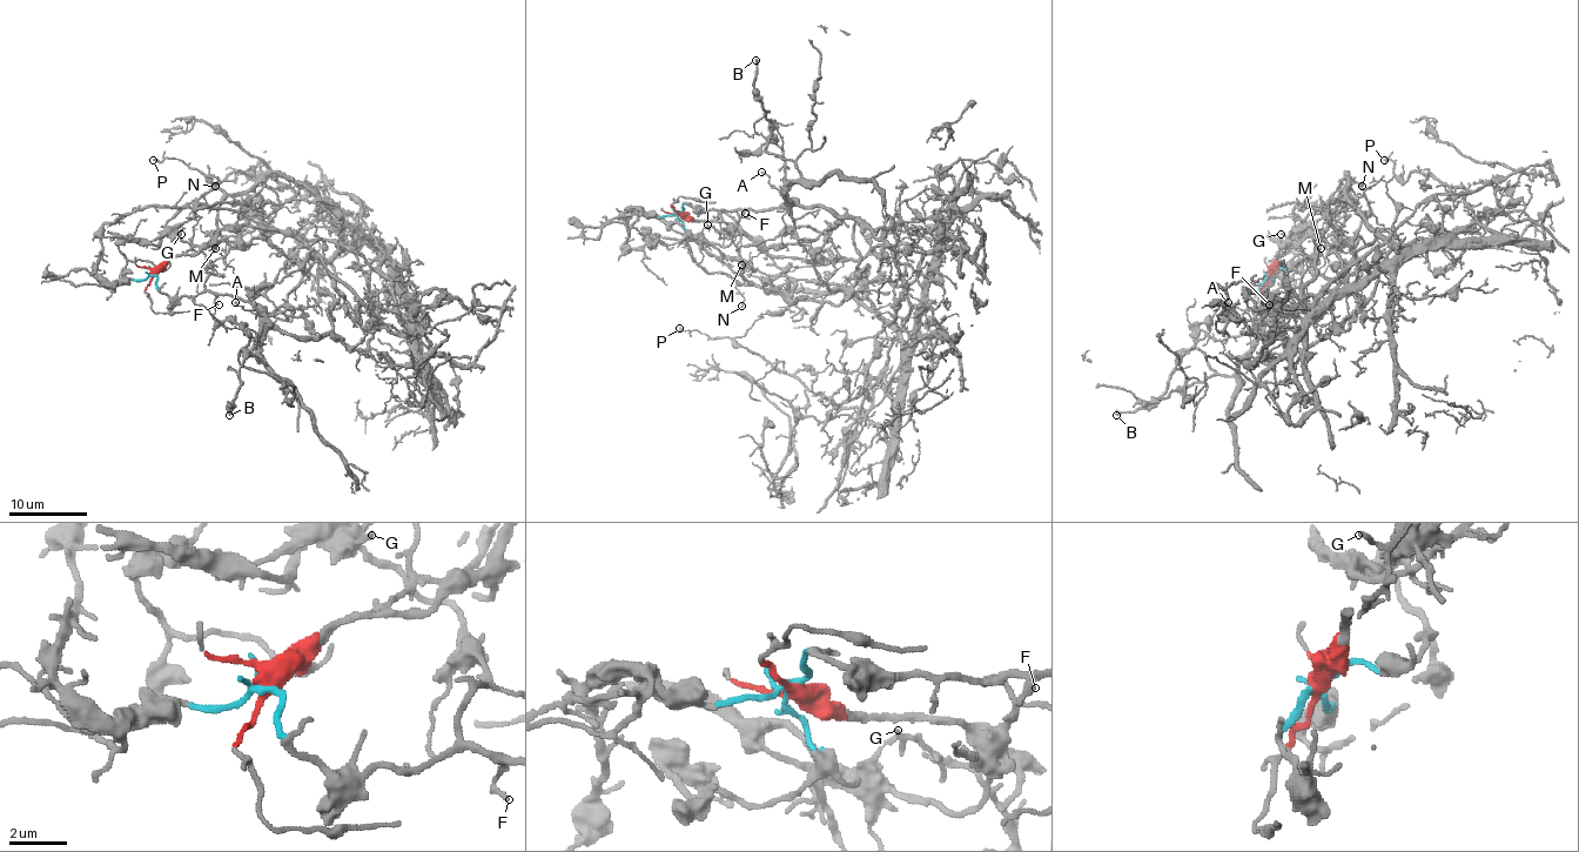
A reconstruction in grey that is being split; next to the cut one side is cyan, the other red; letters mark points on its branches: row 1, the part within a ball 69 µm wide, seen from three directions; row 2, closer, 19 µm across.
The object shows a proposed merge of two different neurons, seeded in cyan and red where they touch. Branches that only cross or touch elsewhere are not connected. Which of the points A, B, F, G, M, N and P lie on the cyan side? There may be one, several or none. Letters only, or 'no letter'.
A, B, F, G

